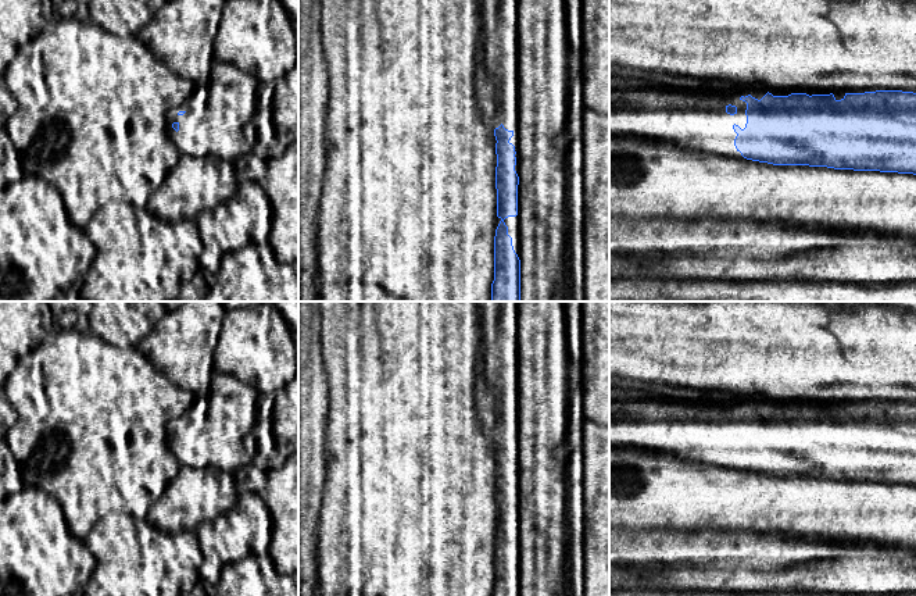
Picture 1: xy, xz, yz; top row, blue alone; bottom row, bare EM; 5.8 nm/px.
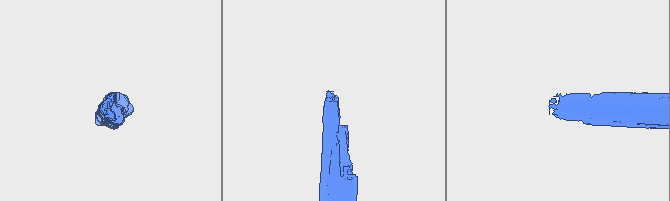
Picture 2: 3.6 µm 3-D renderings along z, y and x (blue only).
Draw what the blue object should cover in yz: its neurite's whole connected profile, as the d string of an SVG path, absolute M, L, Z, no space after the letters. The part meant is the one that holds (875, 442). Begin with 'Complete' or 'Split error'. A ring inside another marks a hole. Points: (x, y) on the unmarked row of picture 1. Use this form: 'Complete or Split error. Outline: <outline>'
Split error. Outline: M609 388L609 445L641 447L688 461L773 477L809 477L916 486L916 404L913 403L873 400L816 406L813 402L767 403L744 397L737 406L726 407L701 406Z

